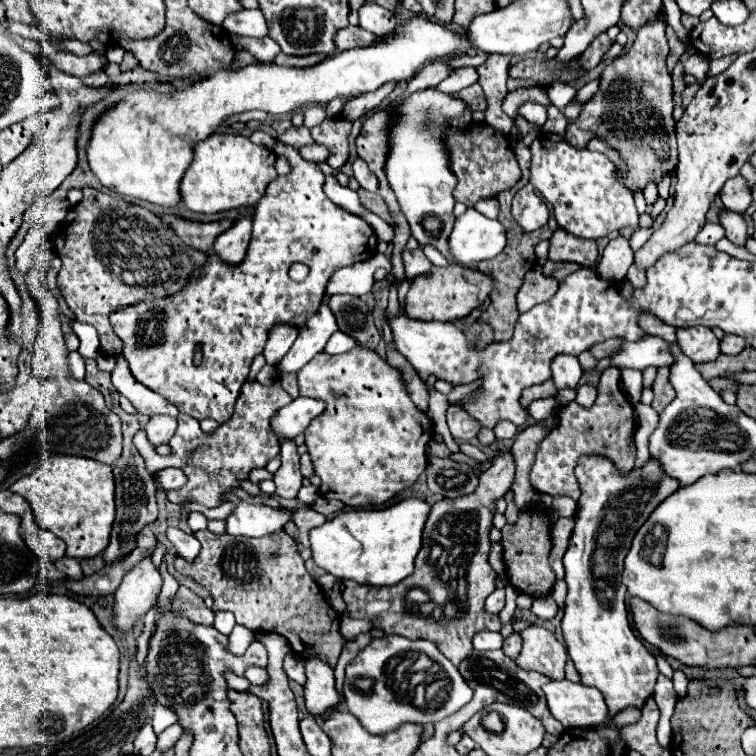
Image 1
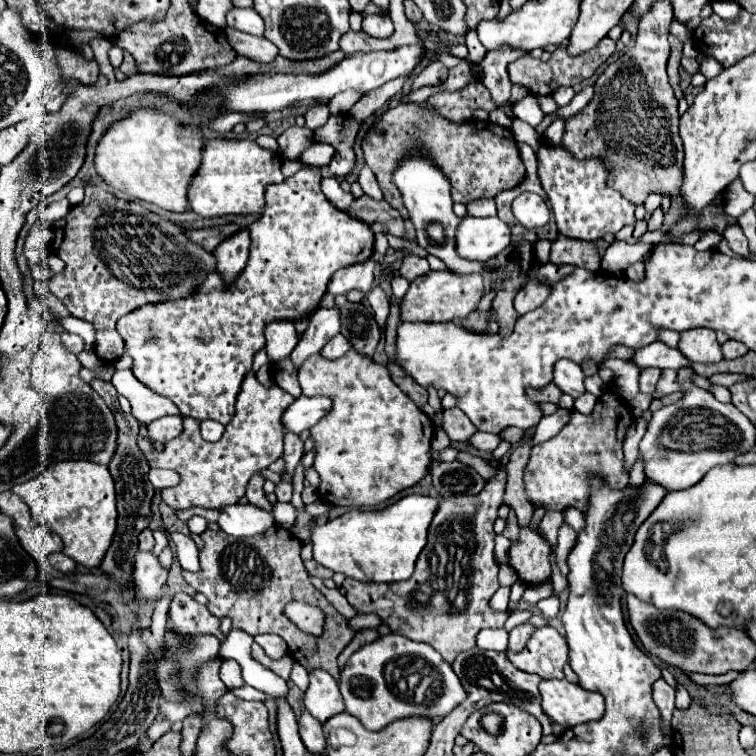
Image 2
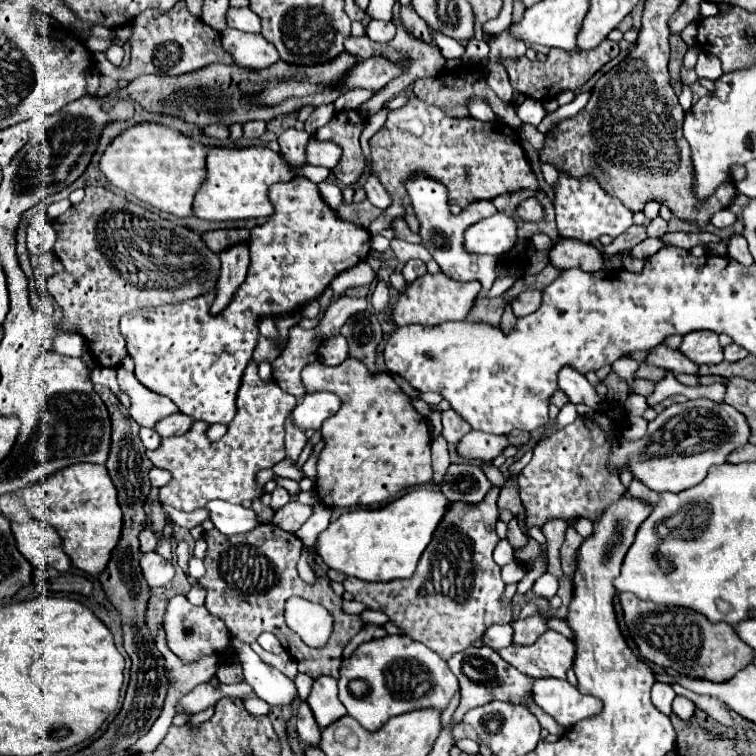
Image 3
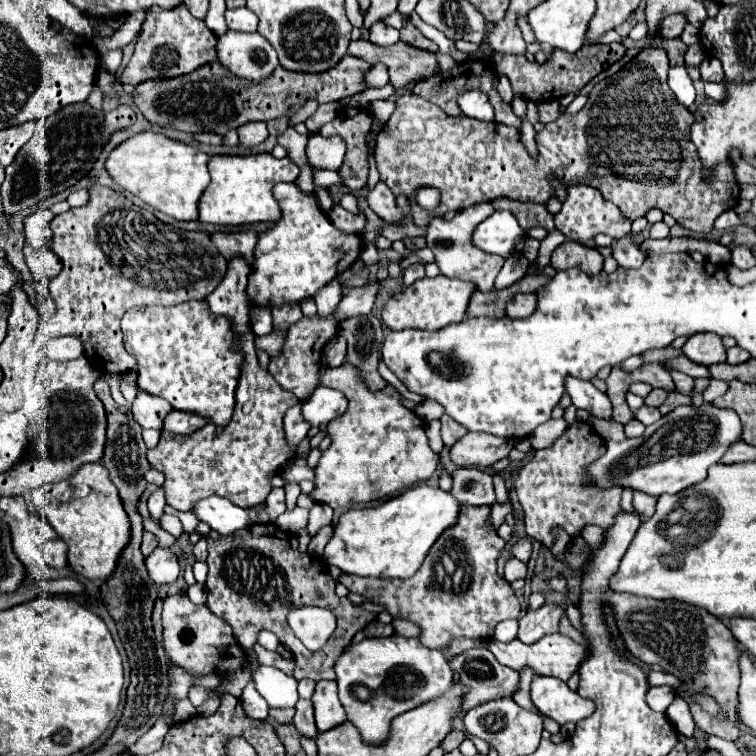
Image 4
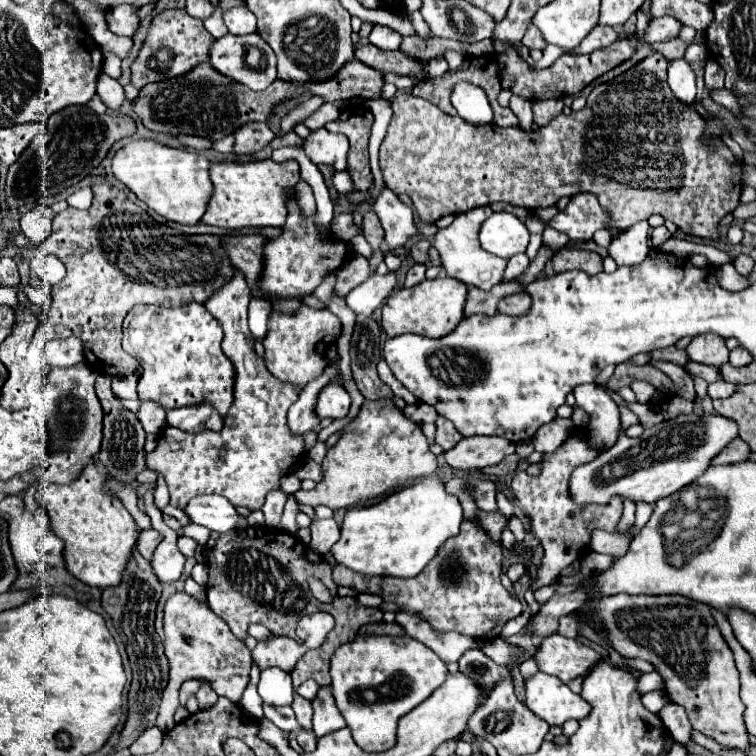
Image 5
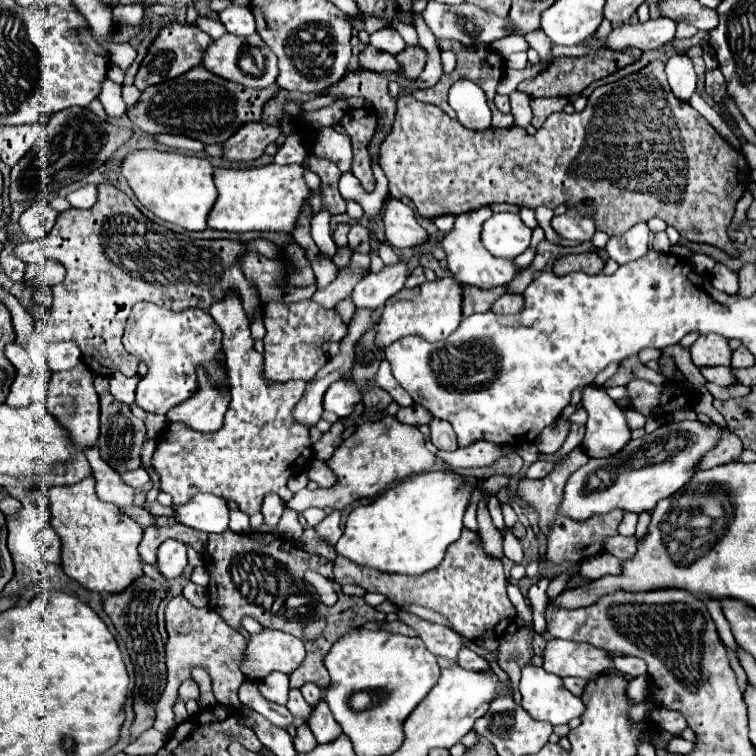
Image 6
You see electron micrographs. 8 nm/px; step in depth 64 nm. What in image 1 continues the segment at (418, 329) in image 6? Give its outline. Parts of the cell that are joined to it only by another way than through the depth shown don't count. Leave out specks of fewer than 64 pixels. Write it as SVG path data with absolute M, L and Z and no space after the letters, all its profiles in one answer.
M448 264L446 268L432 268L430 272L418 276L410 282L410 290L404 302L404 314L414 320L438 320L454 322L466 318L474 308L478 308L492 290L492 278L480 270L462 268L458 264Z

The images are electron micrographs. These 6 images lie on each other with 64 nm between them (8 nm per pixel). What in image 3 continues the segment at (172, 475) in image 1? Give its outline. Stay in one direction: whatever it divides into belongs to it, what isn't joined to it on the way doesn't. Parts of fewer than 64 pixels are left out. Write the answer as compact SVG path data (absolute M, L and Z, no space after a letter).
M152 468L152 470L150 470L150 482L152 482L152 486L156 486L156 488L162 488L170 478L172 478L172 476L168 476L168 472L164 472L164 470L160 470L160 468Z

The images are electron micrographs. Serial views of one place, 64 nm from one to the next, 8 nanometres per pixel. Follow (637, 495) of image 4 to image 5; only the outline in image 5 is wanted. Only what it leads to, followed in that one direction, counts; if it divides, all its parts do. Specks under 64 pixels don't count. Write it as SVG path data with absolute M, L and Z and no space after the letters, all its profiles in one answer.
M636 504L636 522L634 522L634 534L640 532L640 528L650 520L652 506L648 504Z

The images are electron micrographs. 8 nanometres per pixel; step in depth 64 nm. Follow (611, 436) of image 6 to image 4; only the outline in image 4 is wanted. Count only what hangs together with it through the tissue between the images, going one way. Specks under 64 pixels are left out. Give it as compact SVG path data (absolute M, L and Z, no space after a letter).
M568 380L568 388L566 392L572 398L572 404L576 408L588 410L592 416L596 418L604 418L604 420L612 420L612 402L610 398L596 390L592 382L584 382L584 380Z

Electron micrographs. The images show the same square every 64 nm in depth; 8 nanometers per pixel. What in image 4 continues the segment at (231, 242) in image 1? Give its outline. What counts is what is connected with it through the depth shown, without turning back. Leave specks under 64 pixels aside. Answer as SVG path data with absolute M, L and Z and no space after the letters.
M242 258L230 260L224 280L206 298L212 314L226 316L232 322L232 330L236 336L232 348L244 356L232 420L224 426L220 434L214 430L214 424L208 424L206 428L200 428L188 436L178 436L164 430L158 446L154 450L148 450L150 466L166 476L166 500L176 510L190 510L196 500L208 496L228 498L240 508L260 506L272 490L272 478L286 466L288 460L296 456L296 448L286 442L282 420L286 410L298 404L298 398L292 392L284 390L272 378L272 374L260 366L256 358L254 334L250 330L248 318L248 274L250 268Z

